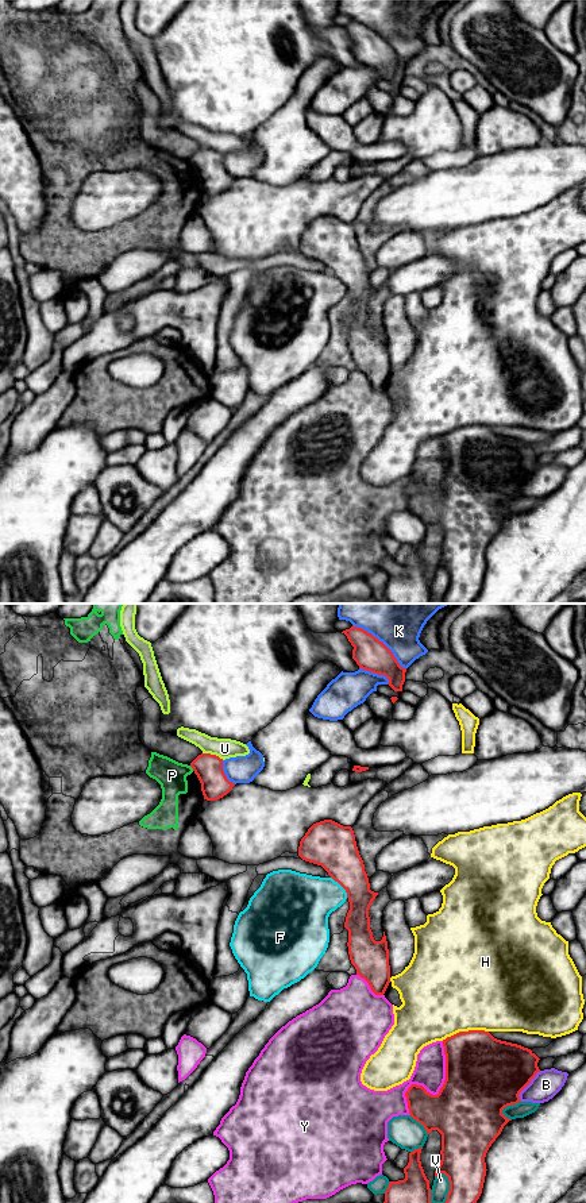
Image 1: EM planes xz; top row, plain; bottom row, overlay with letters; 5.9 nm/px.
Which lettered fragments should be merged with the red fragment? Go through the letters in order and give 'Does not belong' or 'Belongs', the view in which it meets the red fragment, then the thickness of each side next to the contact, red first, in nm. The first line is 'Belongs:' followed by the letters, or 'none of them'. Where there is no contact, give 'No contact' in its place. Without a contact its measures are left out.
Belongs: none of them
B: Does not belong. Touches red in xz. Thickness 440 nm (red) against 170 nm
F: Does not belong. Touches red in xz. Thickness 280 nm (red) against 340 nm
H: Does not belong. Touches red in xz. Thickness 420 nm (red) against 480 nm
K: Does not belong. Touches red in xz. Thickness 200 nm (red) against 260 nm
P: Does not belong. Touches red in xz. Thickness 160 nm (red) against 180 nm
U: Does not belong. Touches red in xz. Thickness 160 nm (red) against 120 nm
V: Does not belong. Touches red in xz. Thickness 280 nm (red) against 100 nm
Y: Does not belong. Touches red in xz. Thickness 420 nm (red) against 190 nm

